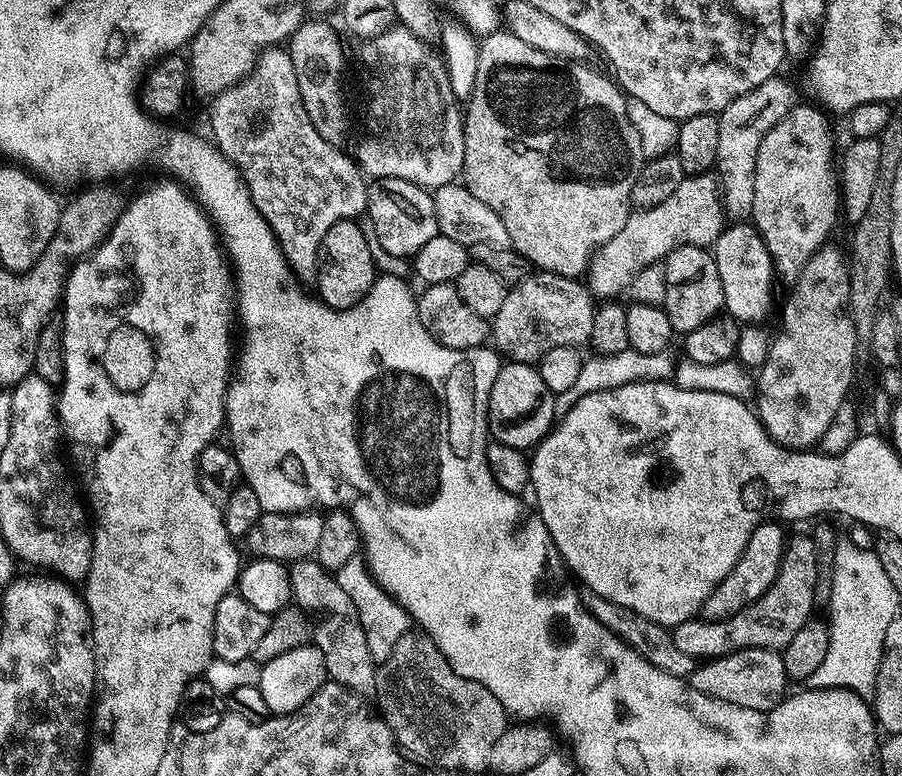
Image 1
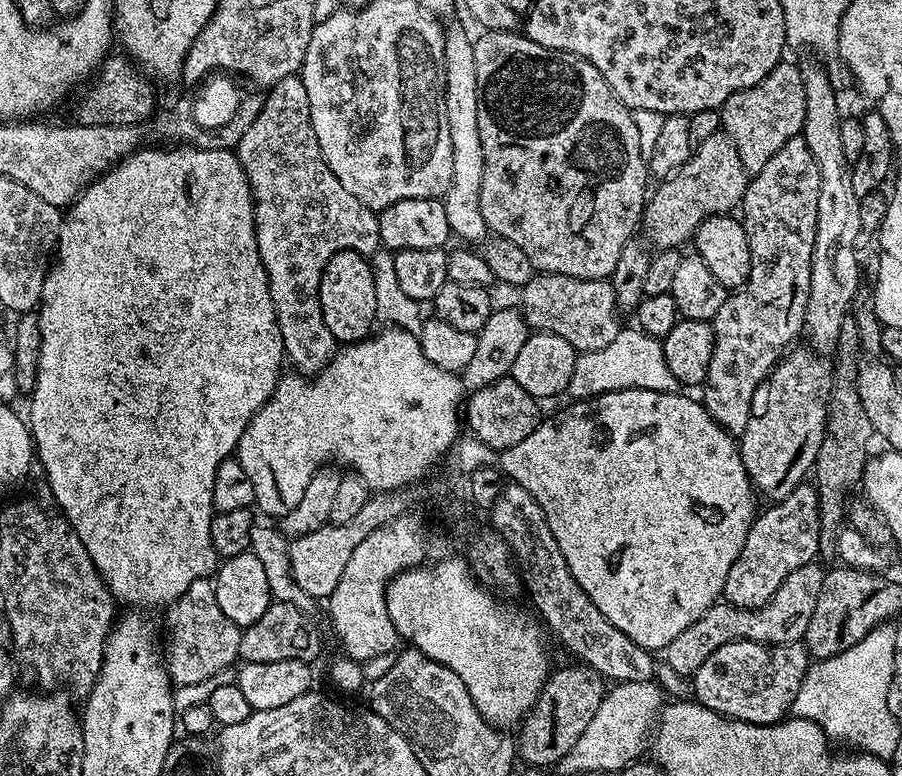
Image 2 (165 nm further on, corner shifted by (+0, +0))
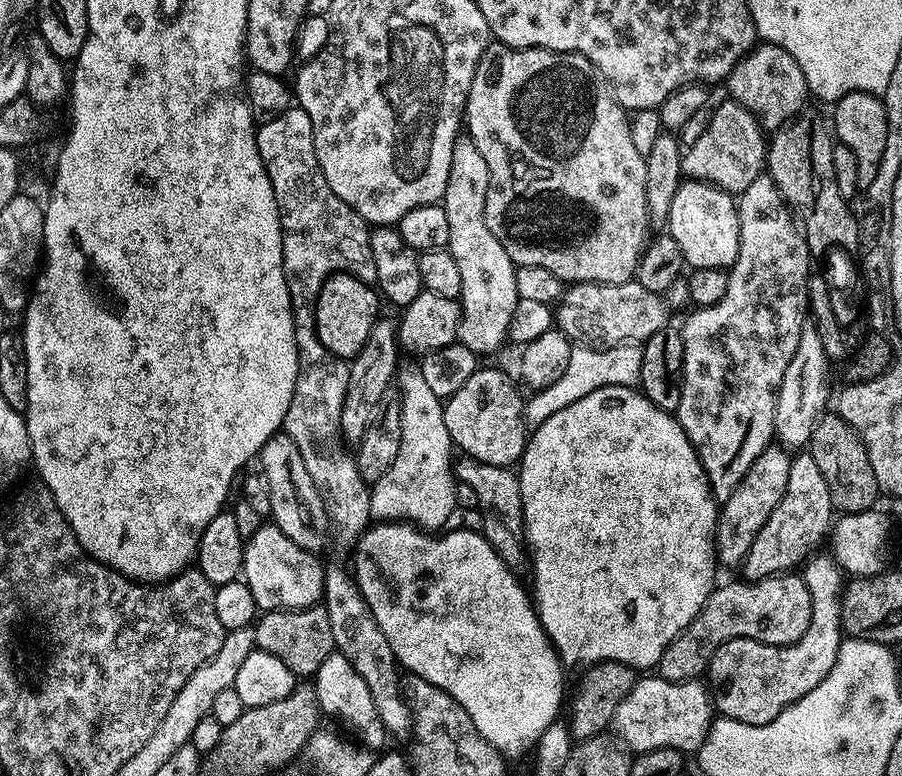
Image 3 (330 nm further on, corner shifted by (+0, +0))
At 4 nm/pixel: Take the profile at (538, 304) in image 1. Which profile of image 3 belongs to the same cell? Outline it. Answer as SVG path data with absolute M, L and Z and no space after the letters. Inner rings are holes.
M634 278L621 284L572 284L563 289L554 308L554 324L576 346L585 348L617 348L619 344L631 344L650 339L668 323L670 310L664 304L661 293L646 290Z

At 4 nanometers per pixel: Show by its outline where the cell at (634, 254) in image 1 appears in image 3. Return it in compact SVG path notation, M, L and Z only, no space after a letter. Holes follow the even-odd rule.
M731 98L725 99L725 101L725 104L711 109L712 117L706 126L706 134L702 134L702 138L698 138L698 142L689 144L683 149L682 170L688 180L707 182L716 188L721 188L723 192L739 194L746 190L746 186L750 186L750 182L754 182L754 178L758 178L765 171L766 136L757 120L742 105Z

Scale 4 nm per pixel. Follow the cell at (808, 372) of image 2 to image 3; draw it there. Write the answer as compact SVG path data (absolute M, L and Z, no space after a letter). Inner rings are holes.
M770 446L758 454L754 466L738 482L734 494L723 501L716 521L716 559L728 568L743 565L750 546L754 546L754 538L762 526L766 526L766 518L774 514L774 506L782 502L786 494L786 482L790 478L790 462L792 456L784 446Z

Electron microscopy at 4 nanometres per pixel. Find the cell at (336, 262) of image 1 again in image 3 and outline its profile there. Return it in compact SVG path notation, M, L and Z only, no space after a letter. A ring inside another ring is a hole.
M336 272L325 280L316 299L316 333L326 350L341 360L351 361L370 338L370 330L381 315L381 297L367 280L351 276L349 272Z

